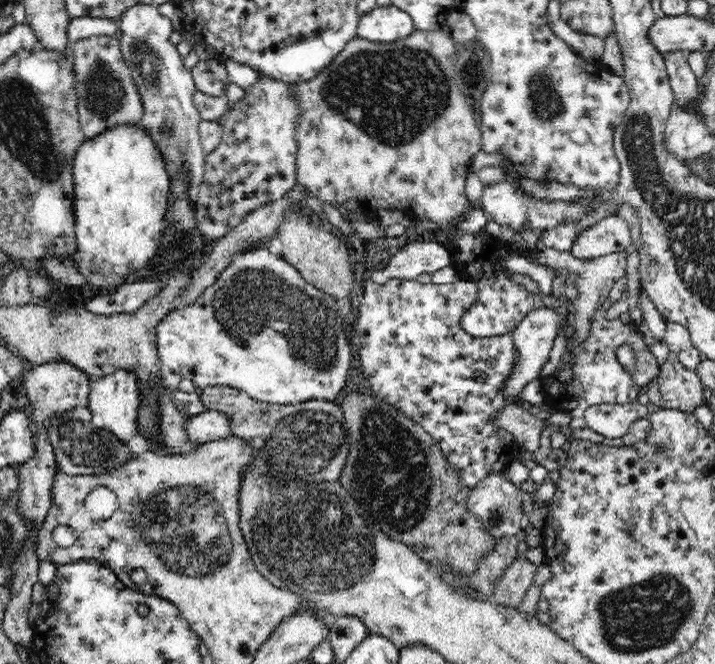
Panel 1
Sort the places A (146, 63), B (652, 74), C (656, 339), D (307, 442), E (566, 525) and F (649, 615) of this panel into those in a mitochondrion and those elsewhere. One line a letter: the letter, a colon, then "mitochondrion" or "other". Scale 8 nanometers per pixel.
A: mitochondrion
B: other
C: other
D: mitochondrion
E: other
F: mitochondrion

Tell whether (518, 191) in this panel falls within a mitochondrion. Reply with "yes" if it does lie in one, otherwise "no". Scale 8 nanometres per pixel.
no

